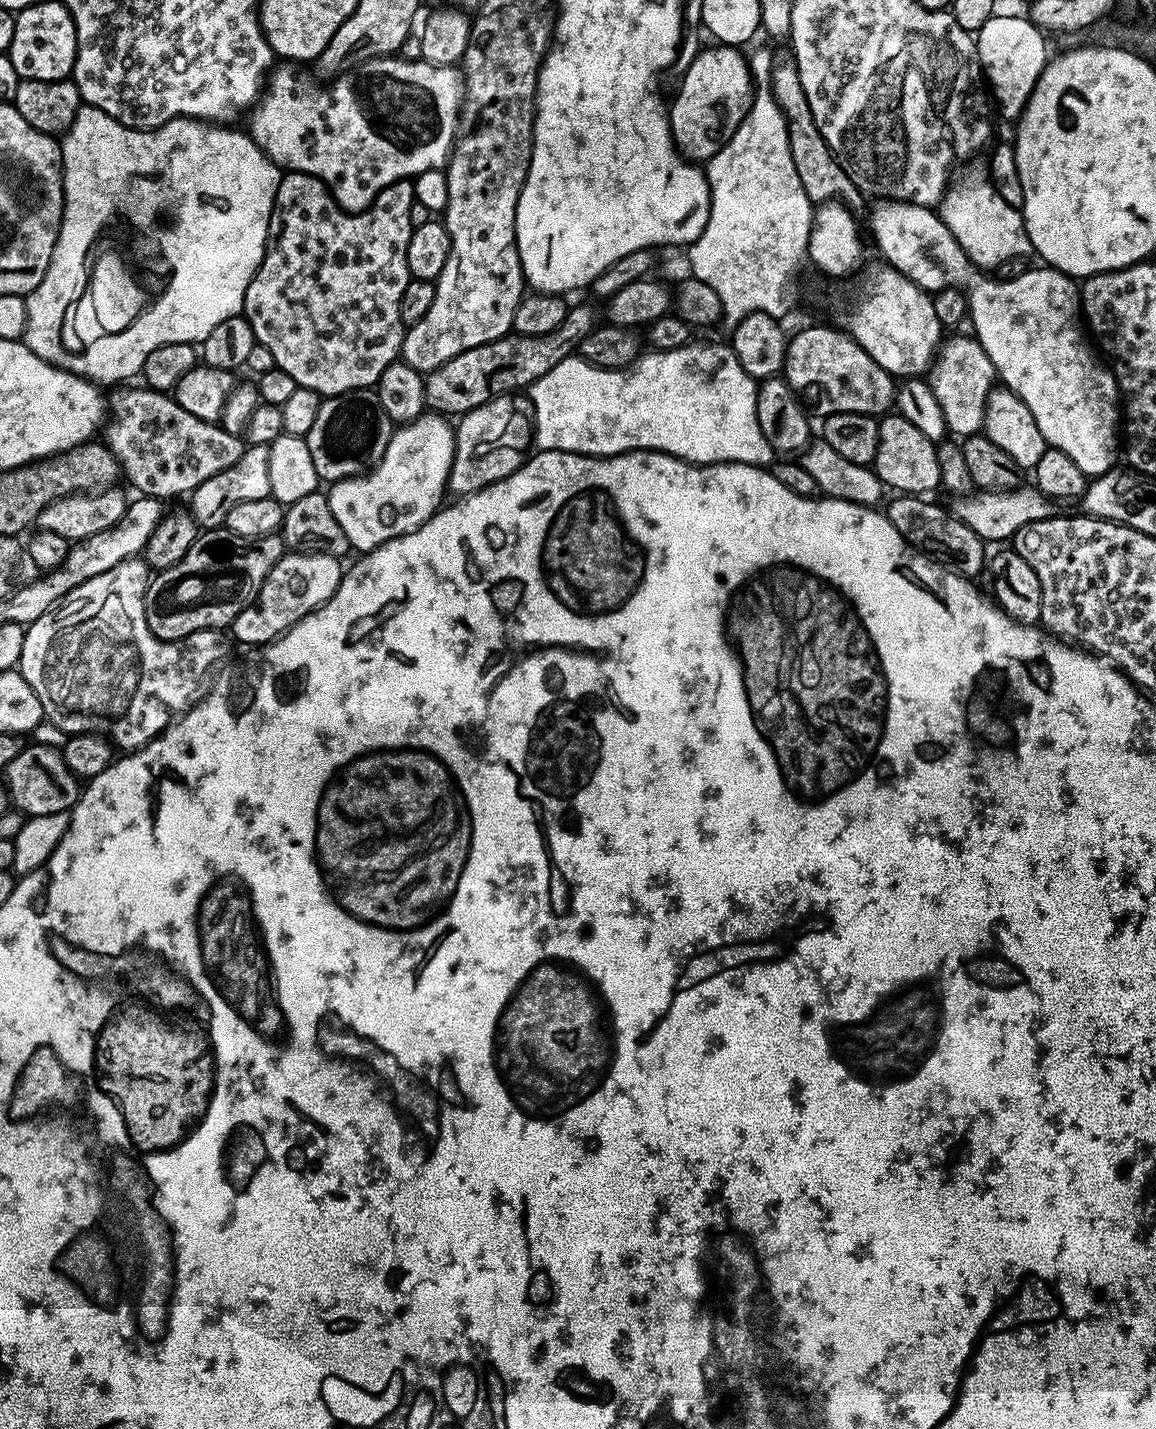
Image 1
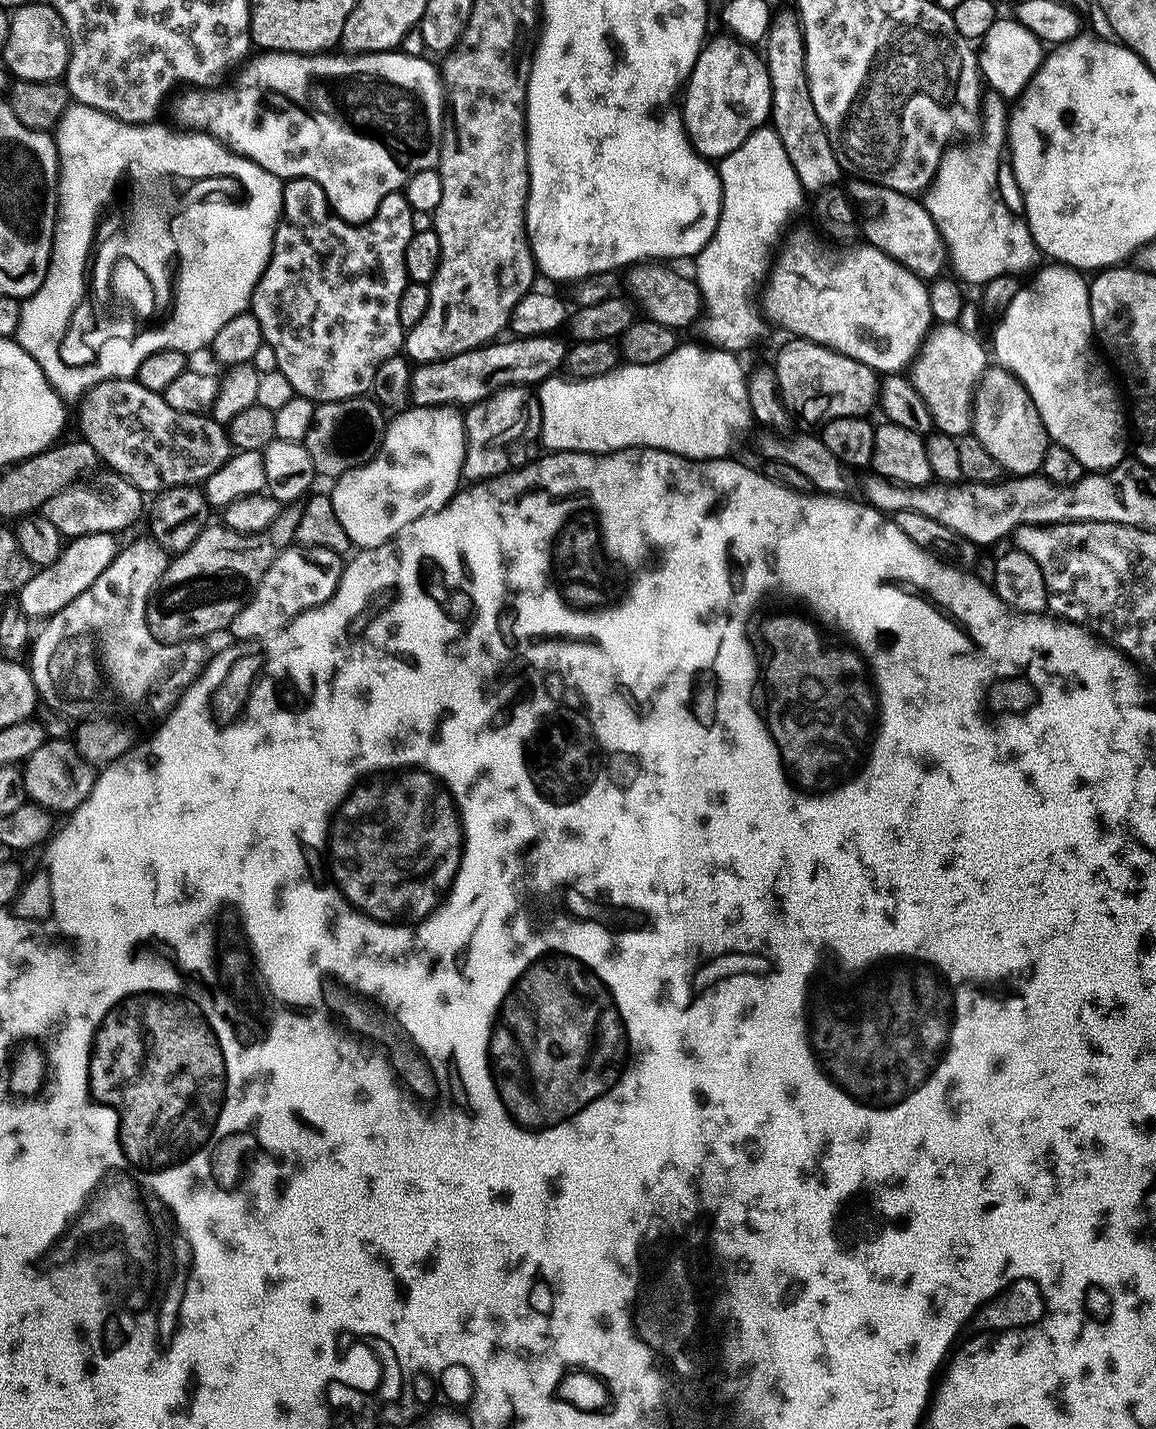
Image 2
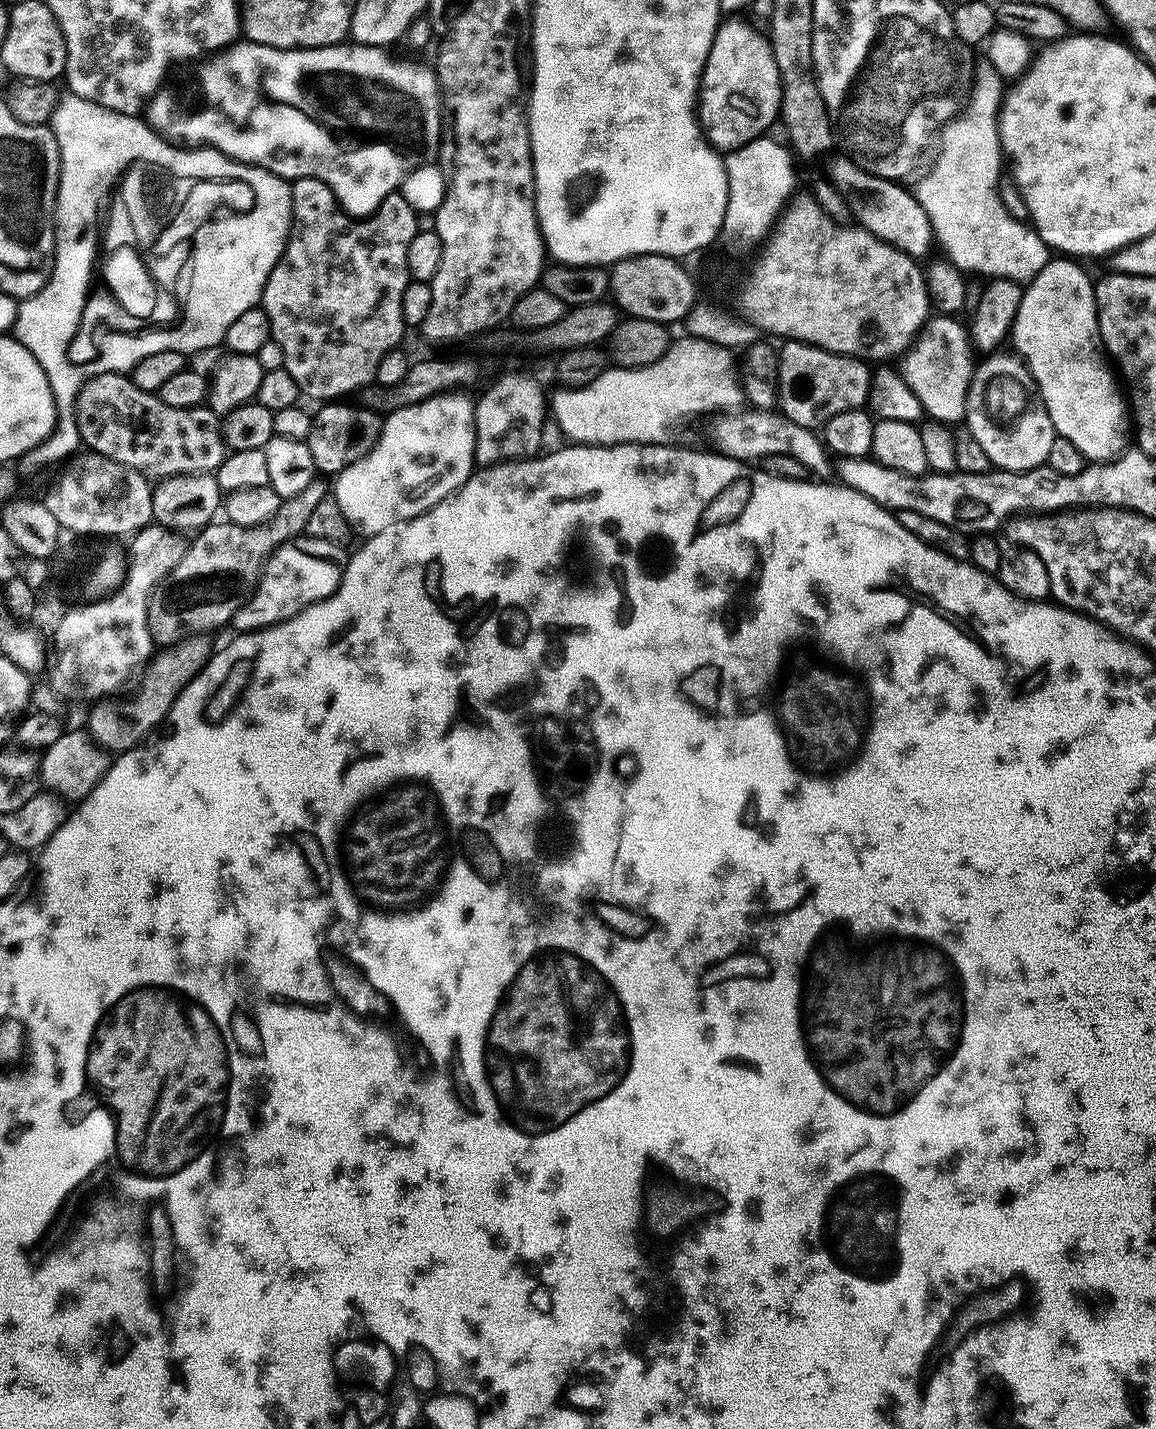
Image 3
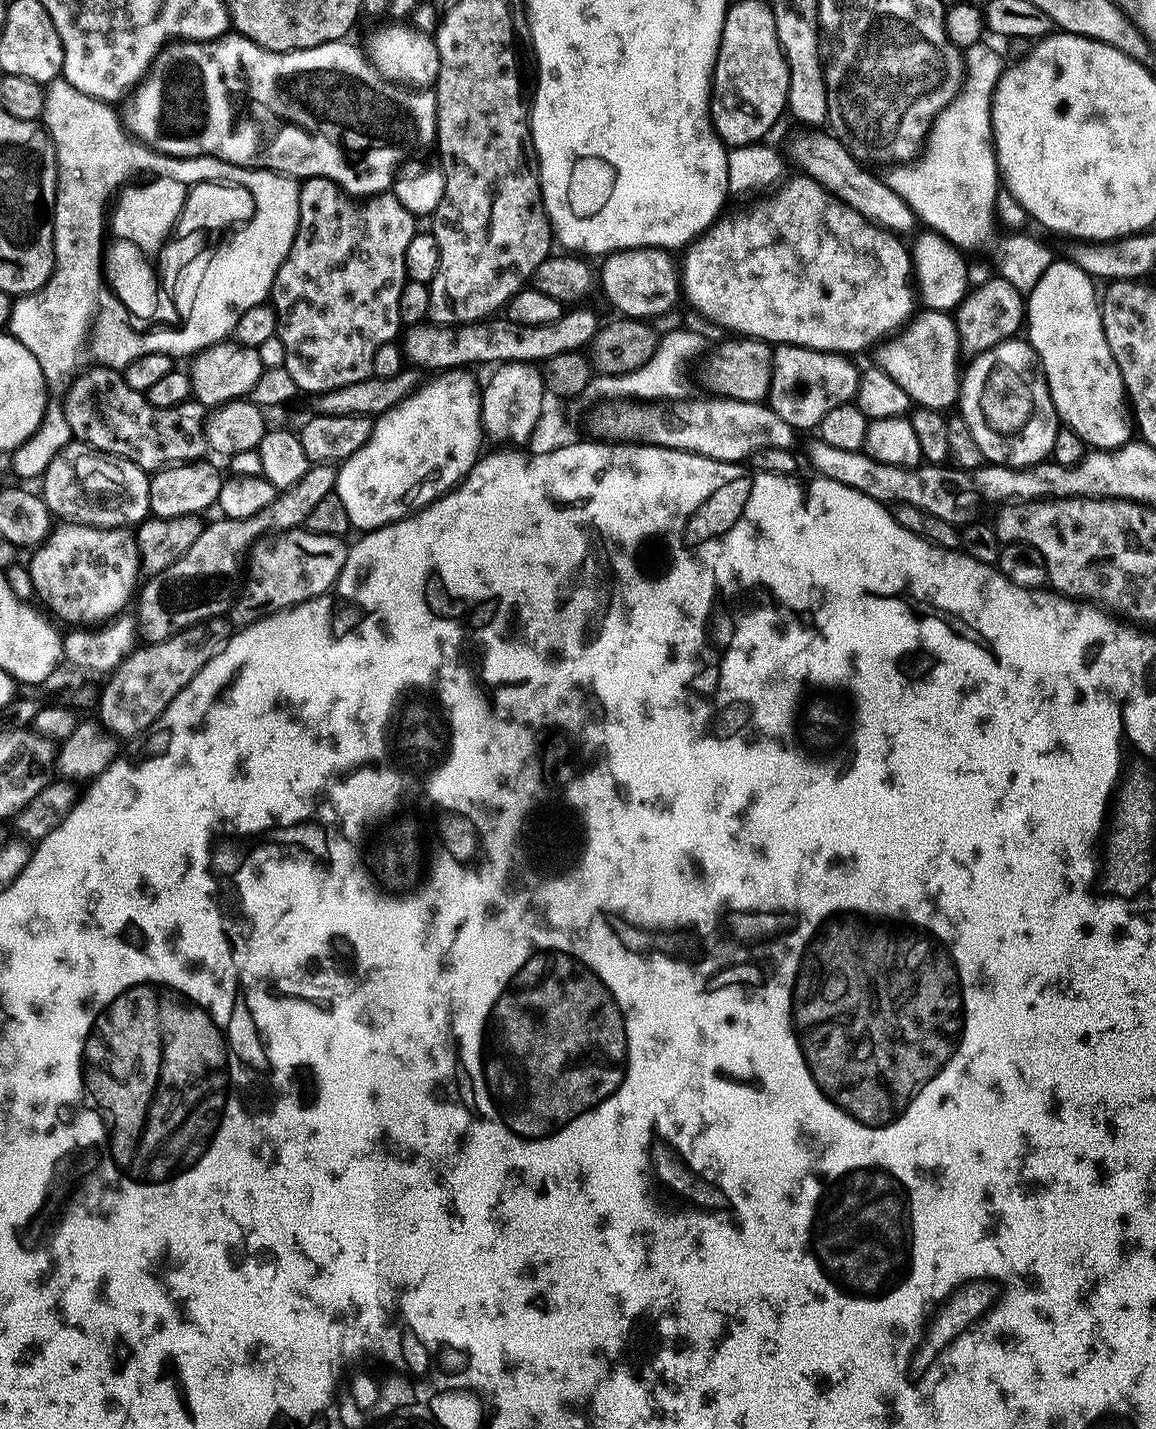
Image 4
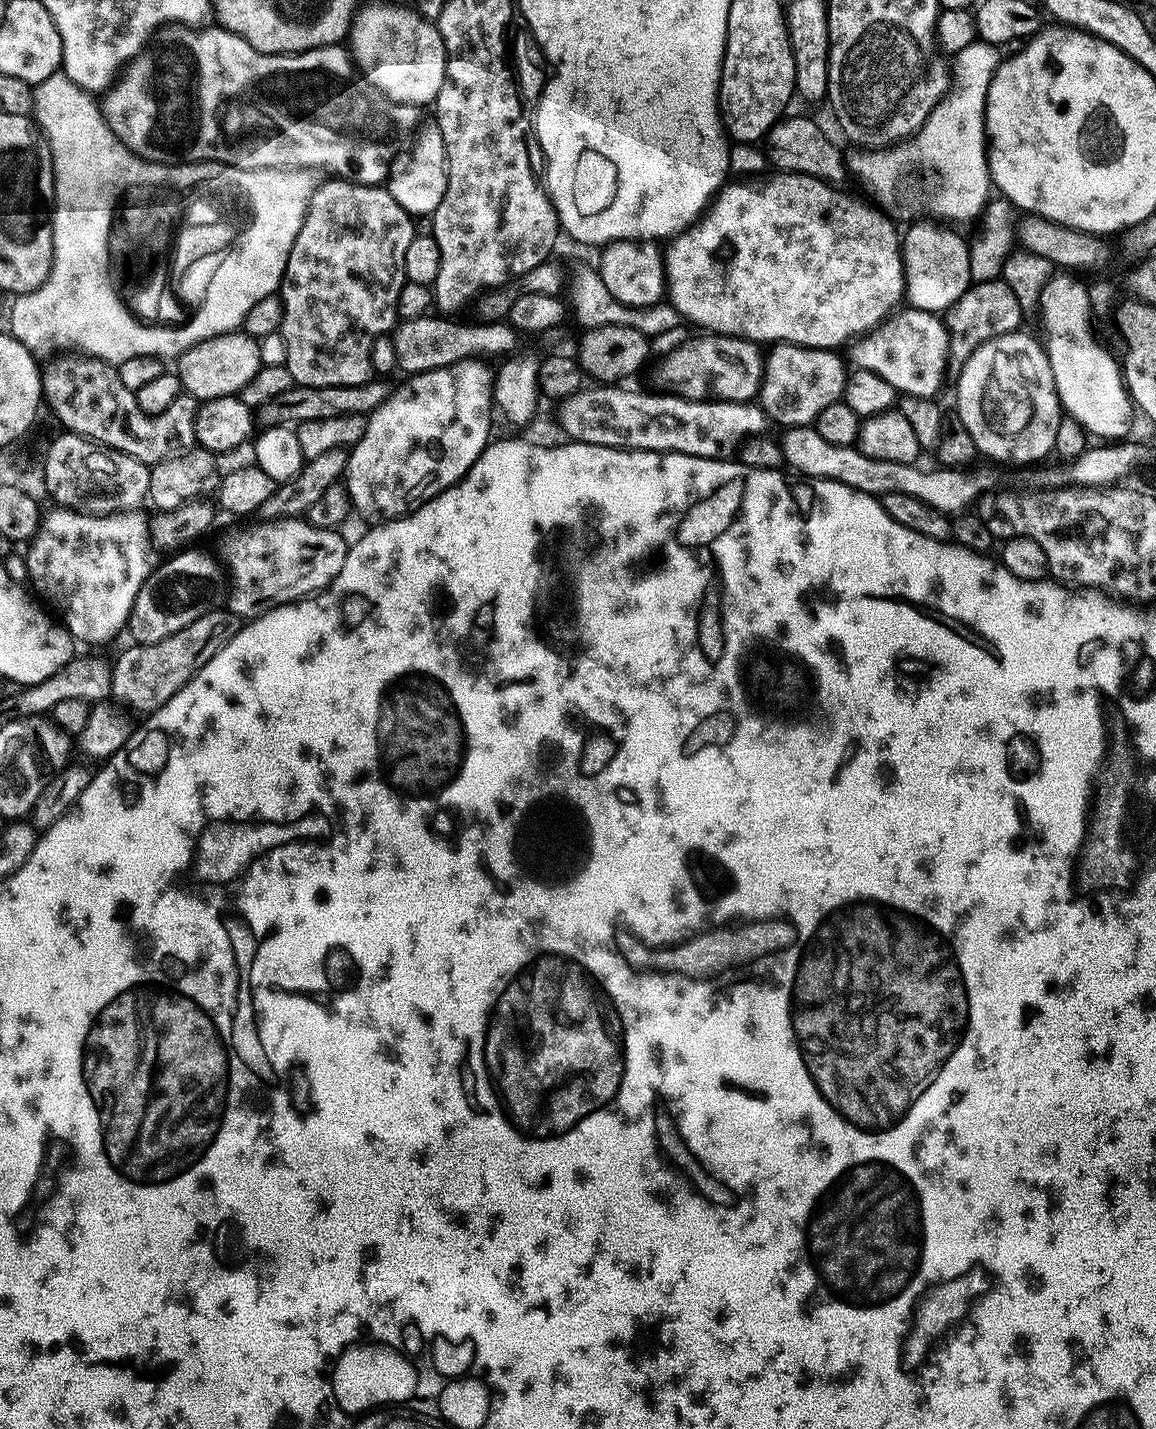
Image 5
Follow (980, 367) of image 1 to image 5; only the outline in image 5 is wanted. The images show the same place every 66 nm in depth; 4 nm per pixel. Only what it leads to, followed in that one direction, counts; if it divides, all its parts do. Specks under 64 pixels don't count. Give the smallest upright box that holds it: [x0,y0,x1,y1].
[851,306,948,397]

